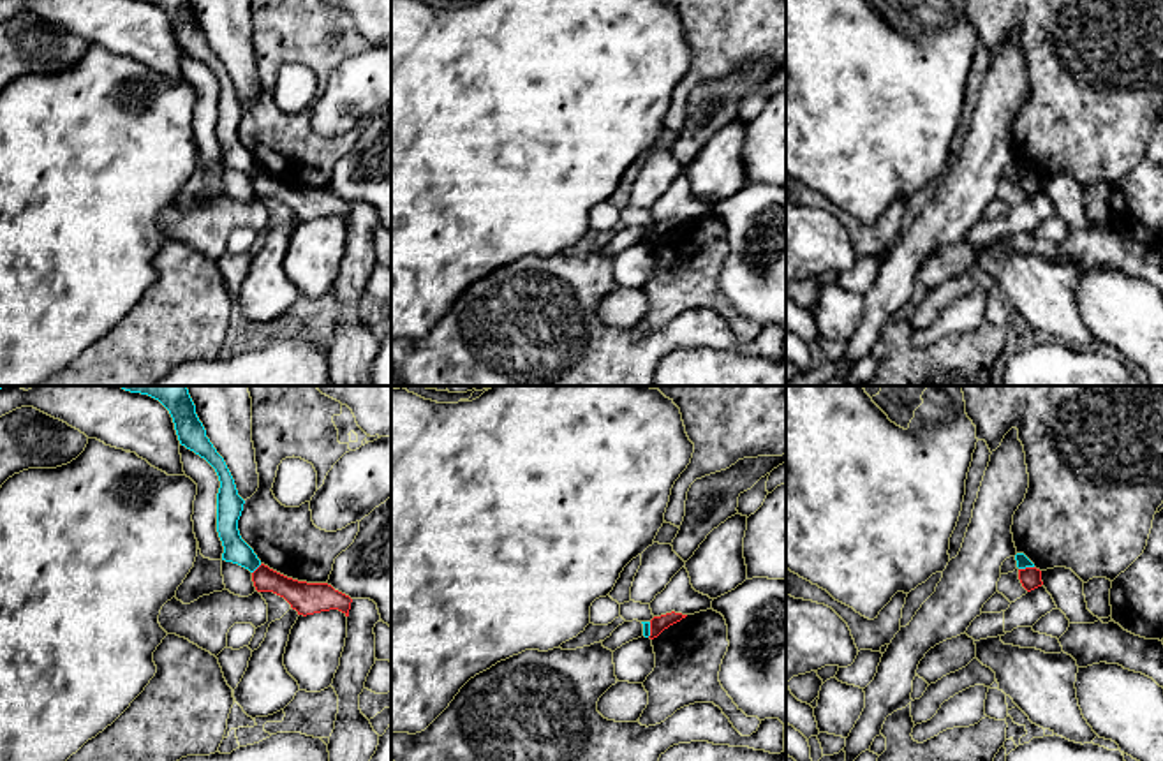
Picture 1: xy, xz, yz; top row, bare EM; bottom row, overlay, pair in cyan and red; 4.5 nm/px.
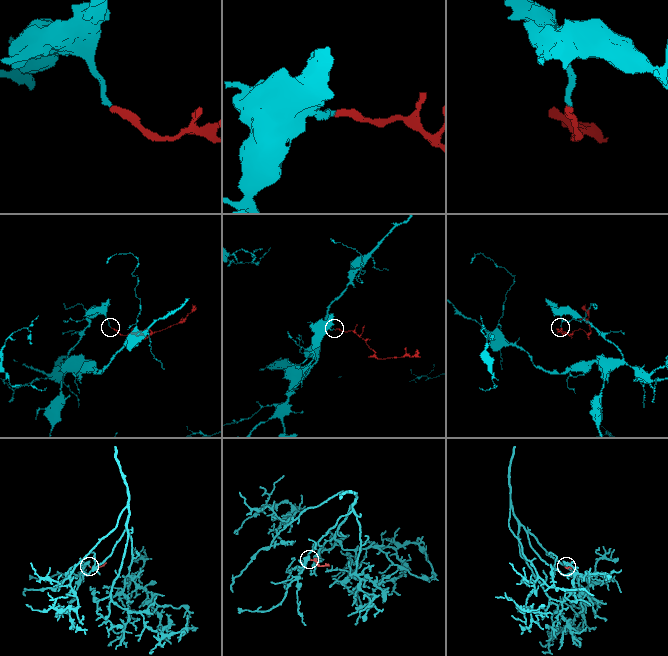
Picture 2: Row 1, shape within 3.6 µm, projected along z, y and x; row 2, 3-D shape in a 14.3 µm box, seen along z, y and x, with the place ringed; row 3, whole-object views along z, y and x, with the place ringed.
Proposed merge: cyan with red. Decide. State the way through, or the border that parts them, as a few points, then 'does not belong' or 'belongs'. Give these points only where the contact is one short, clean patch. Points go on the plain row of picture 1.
border yz (1033, 171), (1019, 175); does not belong

